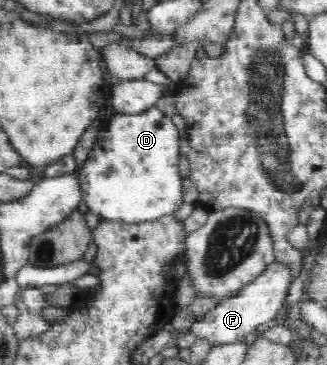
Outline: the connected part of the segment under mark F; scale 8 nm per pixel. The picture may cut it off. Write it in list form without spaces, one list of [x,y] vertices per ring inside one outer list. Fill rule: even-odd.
[[[277,262],[271,263],[267,269],[263,270],[262,274],[259,274],[259,277],[239,290],[239,294],[218,302],[202,318],[195,321],[190,328],[192,338],[207,340],[212,346],[246,340],[247,336],[253,333],[257,326],[282,316],[285,297],[294,279],[288,266]]]

